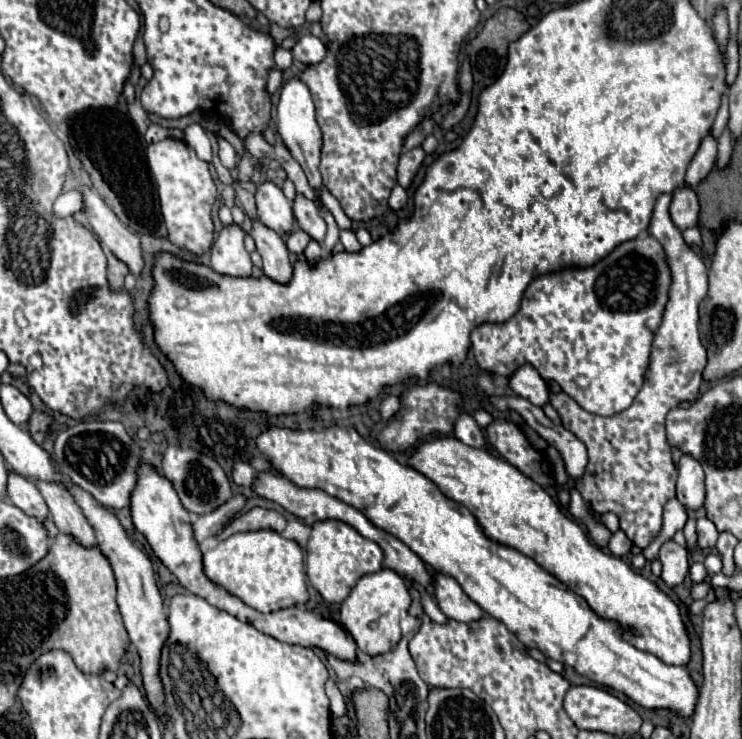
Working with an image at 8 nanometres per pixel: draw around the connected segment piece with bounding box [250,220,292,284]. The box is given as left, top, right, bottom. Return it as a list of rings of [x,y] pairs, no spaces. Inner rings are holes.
[[[260,220],[254,222],[250,234],[256,240],[258,254],[262,256],[264,274],[278,284],[288,284],[292,278],[292,262],[282,236],[266,228]]]

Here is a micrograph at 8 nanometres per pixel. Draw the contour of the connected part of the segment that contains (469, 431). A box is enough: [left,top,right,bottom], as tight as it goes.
[454,414,486,448]

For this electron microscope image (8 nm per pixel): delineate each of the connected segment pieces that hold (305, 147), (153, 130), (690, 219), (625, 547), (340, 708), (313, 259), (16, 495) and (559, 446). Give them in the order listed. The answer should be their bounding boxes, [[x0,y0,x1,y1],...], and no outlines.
[[276,78,322,188],[144,124,182,142],[670,186,698,232],[607,529,633,556],[326,680,346,716],[304,240,322,268],[8,472,48,520],[490,396,588,480]]

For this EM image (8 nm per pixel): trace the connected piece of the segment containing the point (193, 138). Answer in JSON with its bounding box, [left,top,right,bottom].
[184,124,212,162]

